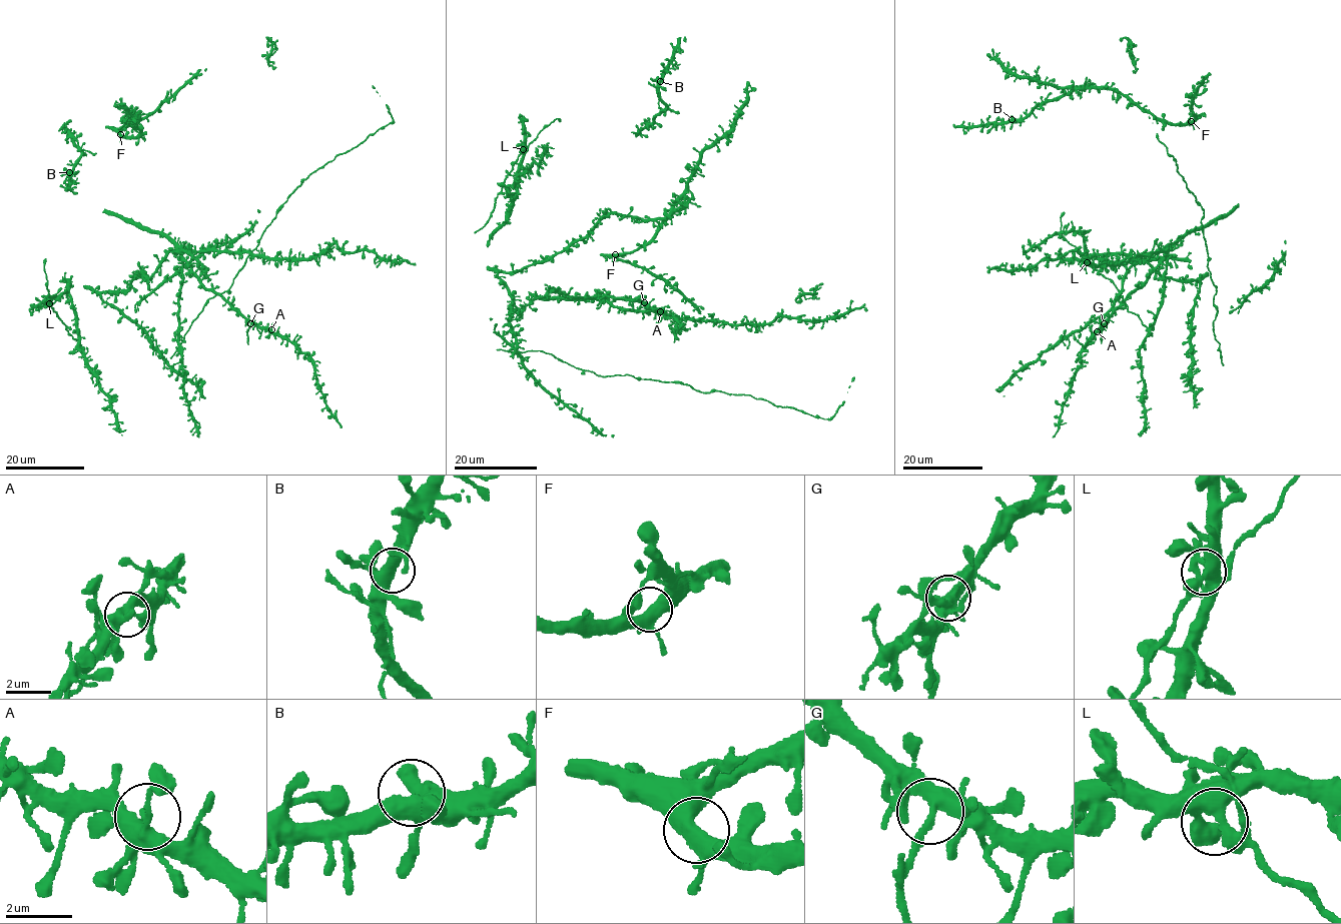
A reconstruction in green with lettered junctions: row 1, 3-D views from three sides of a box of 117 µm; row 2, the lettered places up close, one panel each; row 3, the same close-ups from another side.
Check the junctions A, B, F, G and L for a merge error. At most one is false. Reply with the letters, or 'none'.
G

